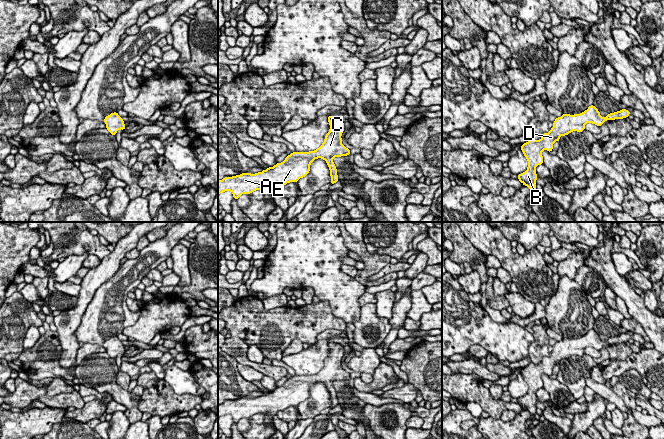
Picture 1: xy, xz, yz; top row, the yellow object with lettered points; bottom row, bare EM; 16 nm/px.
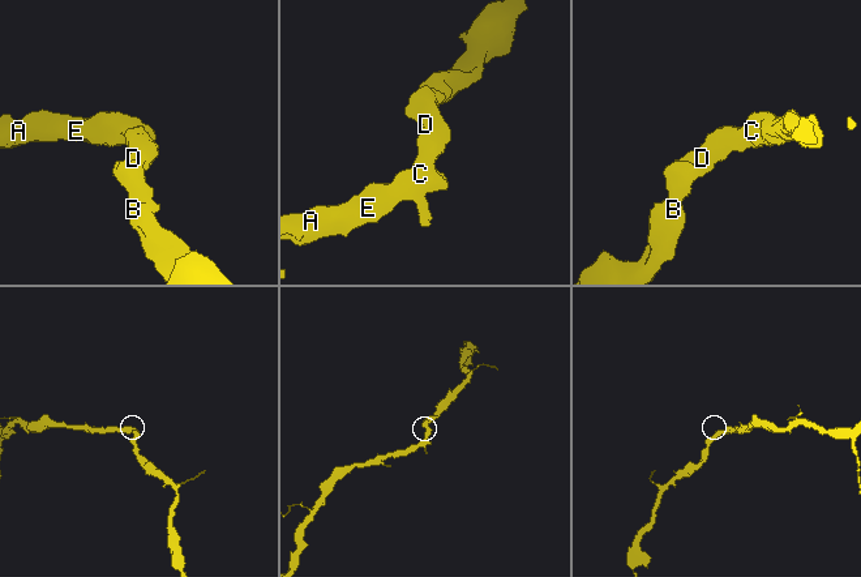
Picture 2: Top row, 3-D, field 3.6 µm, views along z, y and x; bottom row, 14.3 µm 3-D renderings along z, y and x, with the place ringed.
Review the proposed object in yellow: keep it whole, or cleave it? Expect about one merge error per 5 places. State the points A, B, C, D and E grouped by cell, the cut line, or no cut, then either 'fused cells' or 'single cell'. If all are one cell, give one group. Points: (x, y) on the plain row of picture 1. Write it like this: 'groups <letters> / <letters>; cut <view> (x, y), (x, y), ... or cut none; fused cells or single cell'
groups A B C D E; cut none; single cell

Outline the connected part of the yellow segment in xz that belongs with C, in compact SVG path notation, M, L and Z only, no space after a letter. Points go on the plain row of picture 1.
M328 340L328 346L329 356L325 359L322 369L316 374L293 376L283 386L268 391L262 396L255 398L245 396L218 404L218 419L231 415L236 424L242 418L251 418L256 414L269 413L274 416L279 411L290 406L298 406L300 402L309 398L311 387L318 382L326 385L330 394L331 409L335 408L339 402L333 382L350 379L350 373L342 368L344 346L332 340Z

